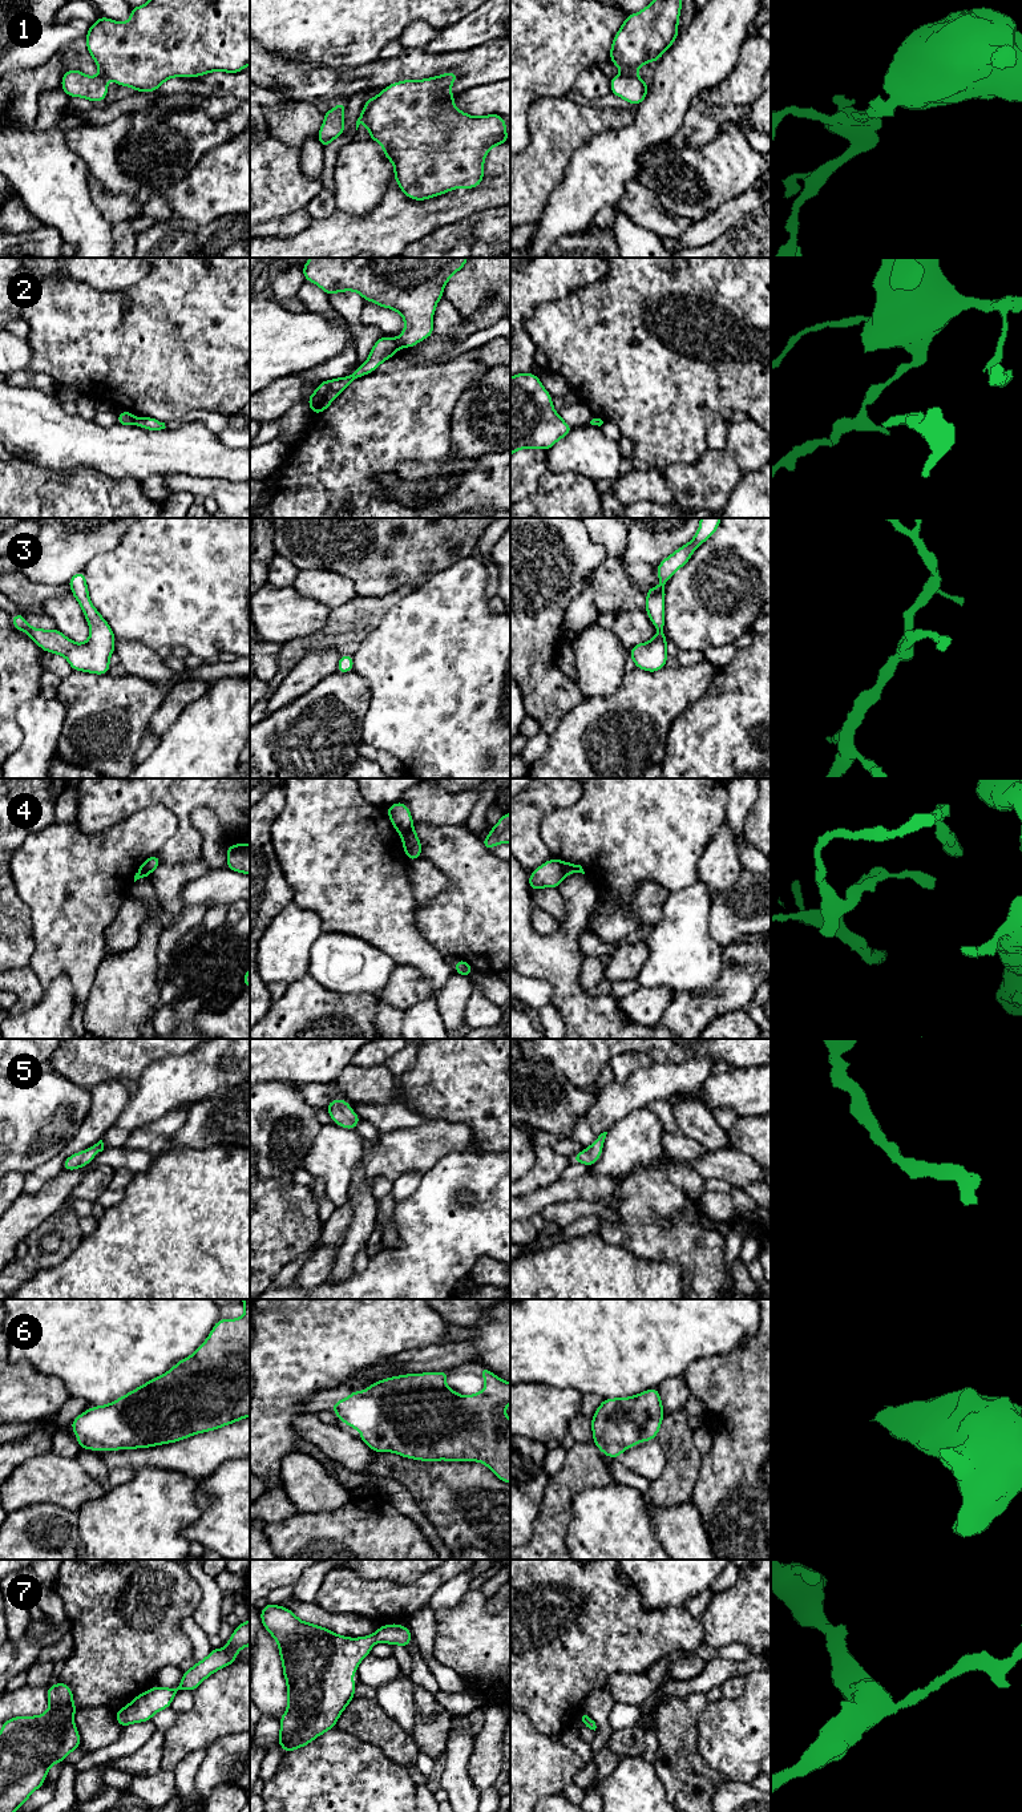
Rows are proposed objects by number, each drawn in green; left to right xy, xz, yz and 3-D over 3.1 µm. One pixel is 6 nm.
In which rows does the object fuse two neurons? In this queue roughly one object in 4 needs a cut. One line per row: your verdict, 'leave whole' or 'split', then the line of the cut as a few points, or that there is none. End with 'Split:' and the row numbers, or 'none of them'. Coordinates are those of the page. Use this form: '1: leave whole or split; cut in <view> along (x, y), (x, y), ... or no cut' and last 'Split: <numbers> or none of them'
1: split; cut in yz along (635, 72), (625, 75)
2: split; cut in xz along (396, 339), (402, 346)
3: leave whole; no cut
4: split; cut in yz along (561, 861), (568, 873)
5: leave whole; no cut
6: leave whole; no cut
7: leave whole; no cut
Split: 1, 2, 4

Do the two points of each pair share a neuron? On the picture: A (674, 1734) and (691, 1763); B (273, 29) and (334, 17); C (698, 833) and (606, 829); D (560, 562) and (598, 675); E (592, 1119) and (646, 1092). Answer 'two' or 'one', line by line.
A: one
B: one
C: one
D: two
E: one

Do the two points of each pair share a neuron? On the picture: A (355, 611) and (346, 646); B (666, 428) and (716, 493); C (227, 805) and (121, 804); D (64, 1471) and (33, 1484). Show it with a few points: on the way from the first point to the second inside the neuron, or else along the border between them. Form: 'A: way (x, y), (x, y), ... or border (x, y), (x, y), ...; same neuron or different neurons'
A: way (355, 619), (346, 629), (346, 638); same neuron
B: border (709, 449), (695, 462), (670, 464), (663, 470); different neurons
C: way (201, 792), (148, 792); same neuron
D: way (56, 1479), (41, 1480); same neuron

